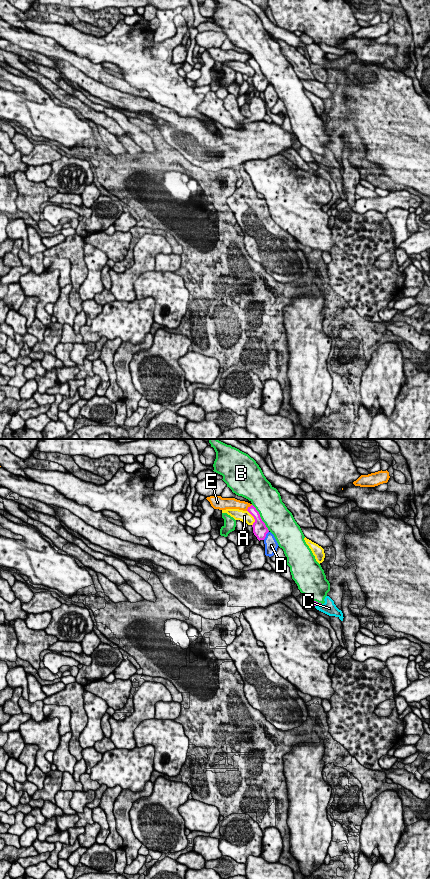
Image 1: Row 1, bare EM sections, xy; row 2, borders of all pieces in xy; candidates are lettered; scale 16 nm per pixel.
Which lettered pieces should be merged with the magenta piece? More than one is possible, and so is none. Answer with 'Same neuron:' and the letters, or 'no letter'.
Same neuron: C

